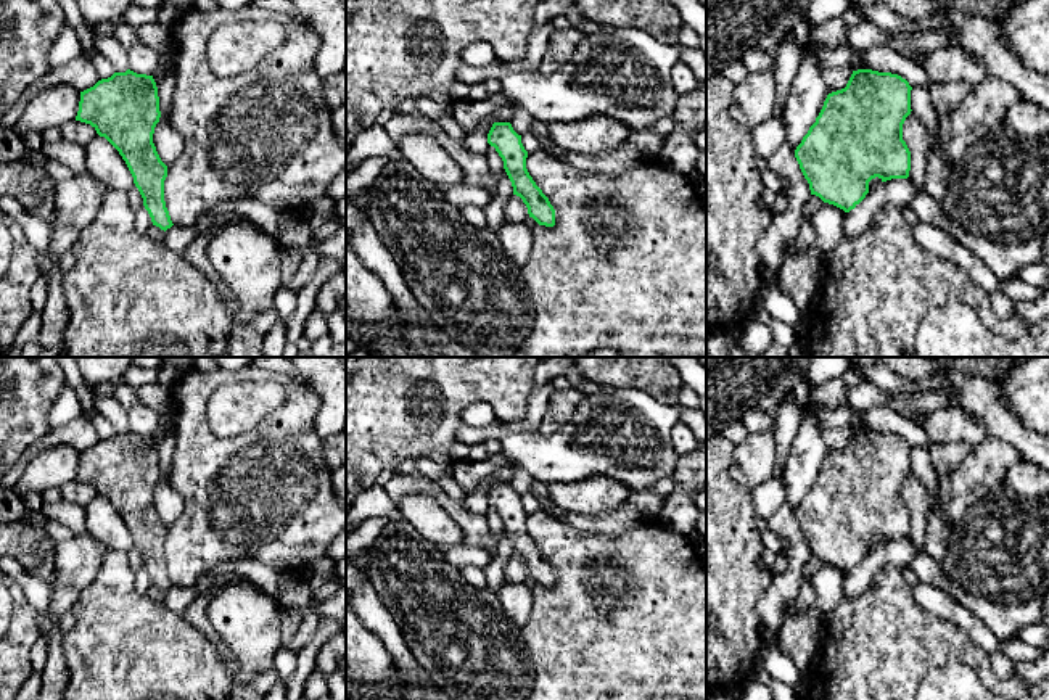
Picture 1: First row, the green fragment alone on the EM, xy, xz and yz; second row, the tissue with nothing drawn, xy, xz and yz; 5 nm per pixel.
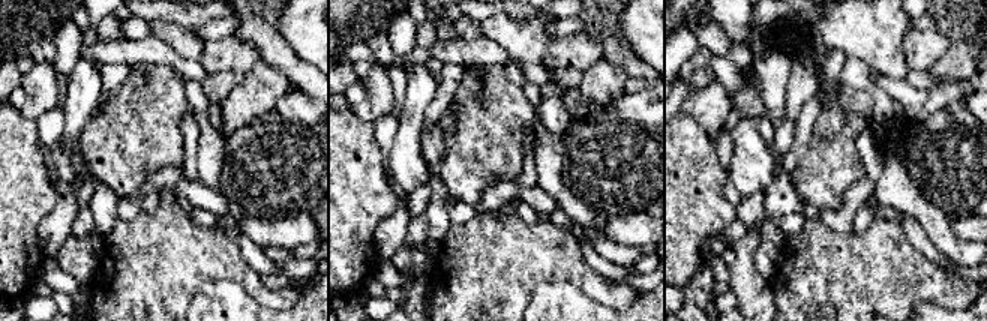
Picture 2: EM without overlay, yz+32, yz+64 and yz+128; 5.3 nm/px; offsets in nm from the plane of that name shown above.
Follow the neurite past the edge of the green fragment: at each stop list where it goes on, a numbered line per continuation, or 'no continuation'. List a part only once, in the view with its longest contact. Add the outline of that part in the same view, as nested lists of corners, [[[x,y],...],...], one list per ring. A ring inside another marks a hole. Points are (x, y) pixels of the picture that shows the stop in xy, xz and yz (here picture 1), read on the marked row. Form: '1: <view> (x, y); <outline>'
no continuation

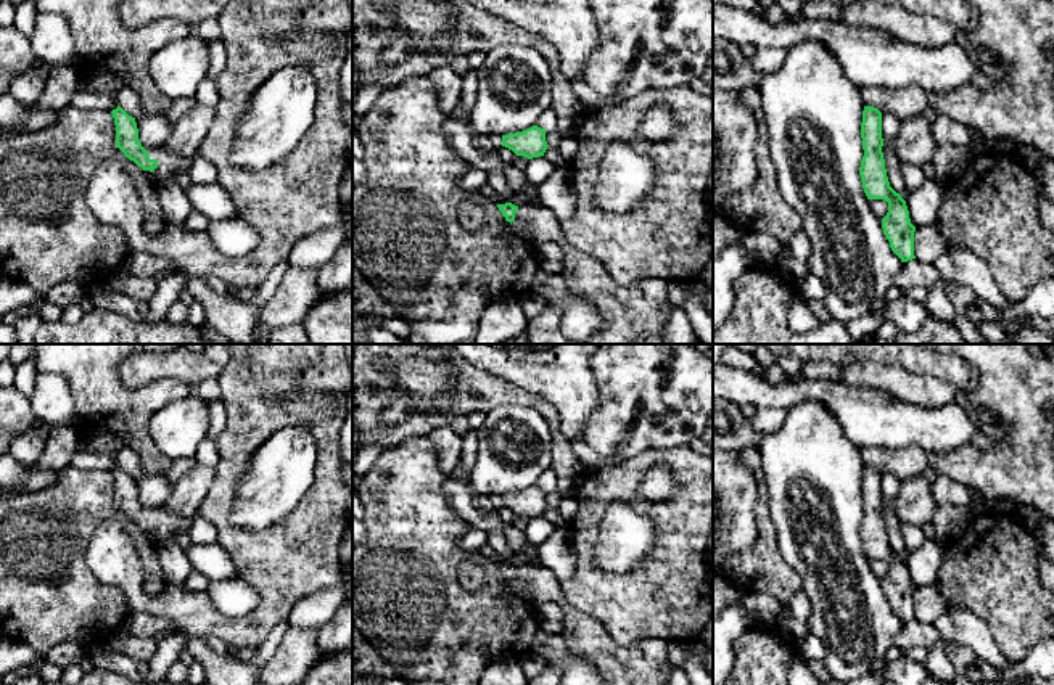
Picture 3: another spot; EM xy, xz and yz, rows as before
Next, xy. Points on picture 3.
1: xy (169, 164); [[[164,146],[150,148],[146,153],[150,159],[158,161],[158,167],[153,170],[156,182],[166,182],[179,174],[187,174],[191,162],[191,158],[167,151]]]

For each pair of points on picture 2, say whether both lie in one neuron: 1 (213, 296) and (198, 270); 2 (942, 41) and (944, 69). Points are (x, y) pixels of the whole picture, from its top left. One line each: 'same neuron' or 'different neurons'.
1: different neurons
2: different neurons

